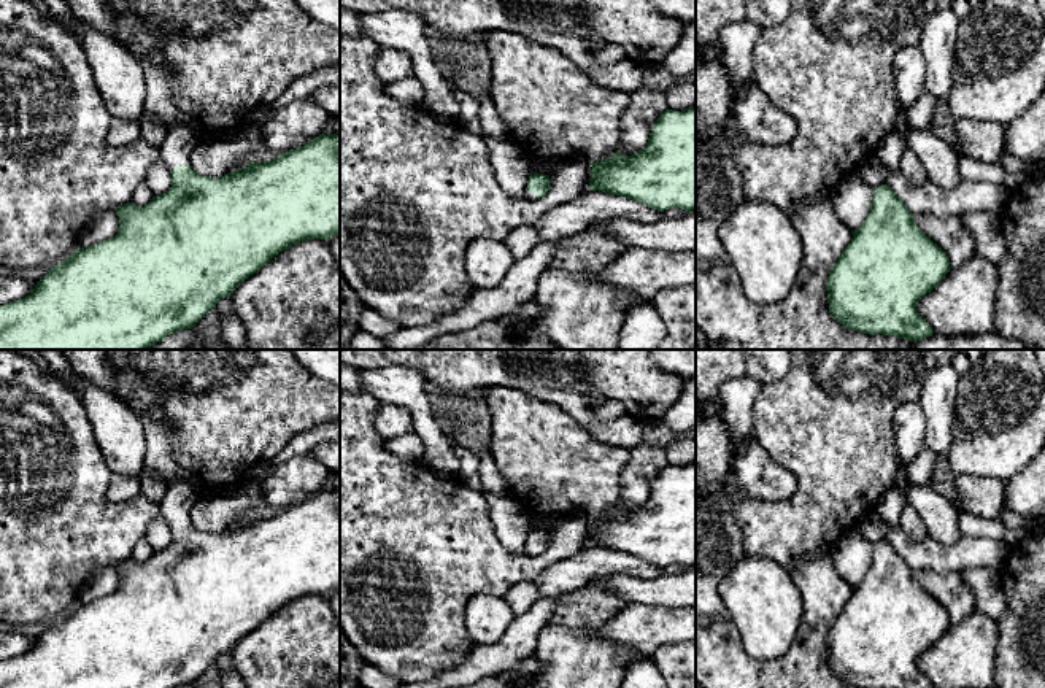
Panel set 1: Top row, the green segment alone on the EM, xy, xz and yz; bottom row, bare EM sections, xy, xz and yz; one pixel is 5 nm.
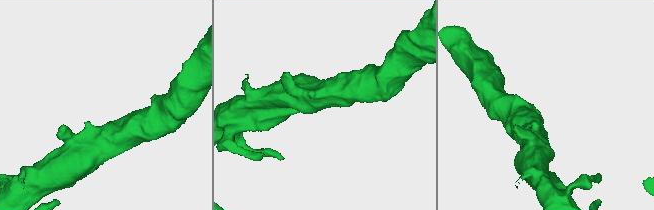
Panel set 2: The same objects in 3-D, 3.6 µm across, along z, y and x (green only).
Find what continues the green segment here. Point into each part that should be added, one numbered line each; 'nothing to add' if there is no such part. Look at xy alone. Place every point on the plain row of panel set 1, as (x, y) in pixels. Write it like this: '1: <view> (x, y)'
1: xy (175, 506)

